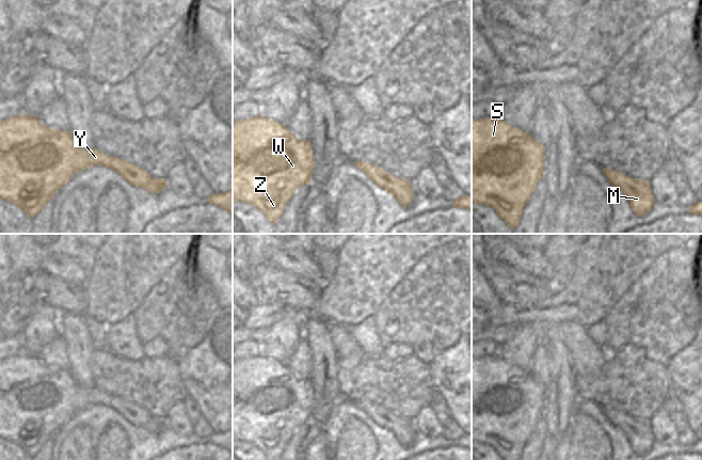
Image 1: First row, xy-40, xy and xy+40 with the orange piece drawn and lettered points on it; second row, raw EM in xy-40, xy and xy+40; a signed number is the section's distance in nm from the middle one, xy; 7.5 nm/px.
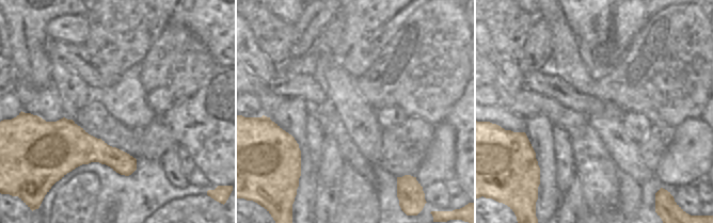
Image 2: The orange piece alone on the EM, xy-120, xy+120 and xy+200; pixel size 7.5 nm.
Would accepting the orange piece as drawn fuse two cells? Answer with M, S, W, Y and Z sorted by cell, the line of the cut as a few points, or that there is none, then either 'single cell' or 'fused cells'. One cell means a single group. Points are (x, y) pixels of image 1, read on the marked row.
M / S W Y Z | xy+40 (629, 177), (622, 181), (620, 189) | fused cells

